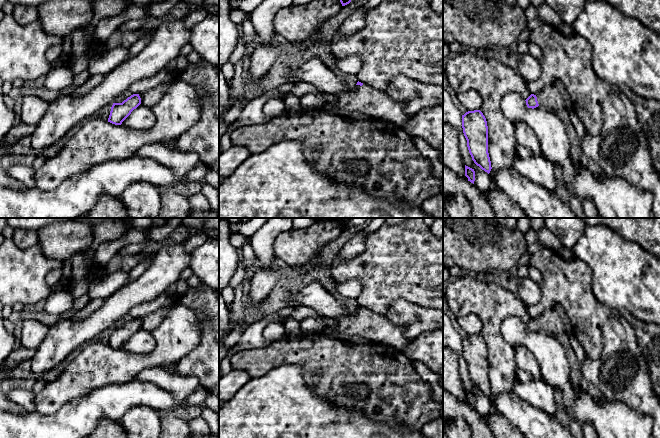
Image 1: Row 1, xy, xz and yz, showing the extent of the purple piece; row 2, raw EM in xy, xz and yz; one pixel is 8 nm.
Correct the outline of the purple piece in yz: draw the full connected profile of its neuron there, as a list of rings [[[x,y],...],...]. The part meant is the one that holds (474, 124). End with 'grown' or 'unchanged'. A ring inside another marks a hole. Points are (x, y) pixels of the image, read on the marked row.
[[[480,110],[466,112],[462,115],[462,128],[472,160],[489,174],[492,167],[488,153],[488,126],[485,116]]] | unchanged

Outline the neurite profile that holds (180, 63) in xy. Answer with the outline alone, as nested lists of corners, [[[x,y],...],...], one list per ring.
[[[179,55],[173,61],[169,62],[156,75],[134,82],[129,87],[129,90],[133,94],[146,92],[170,80],[176,73],[185,70],[188,64],[189,64],[189,61],[187,60],[187,58],[185,56]]]

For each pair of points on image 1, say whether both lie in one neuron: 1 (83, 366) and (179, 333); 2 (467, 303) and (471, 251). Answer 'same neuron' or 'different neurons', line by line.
1: same neuron
2: different neurons

